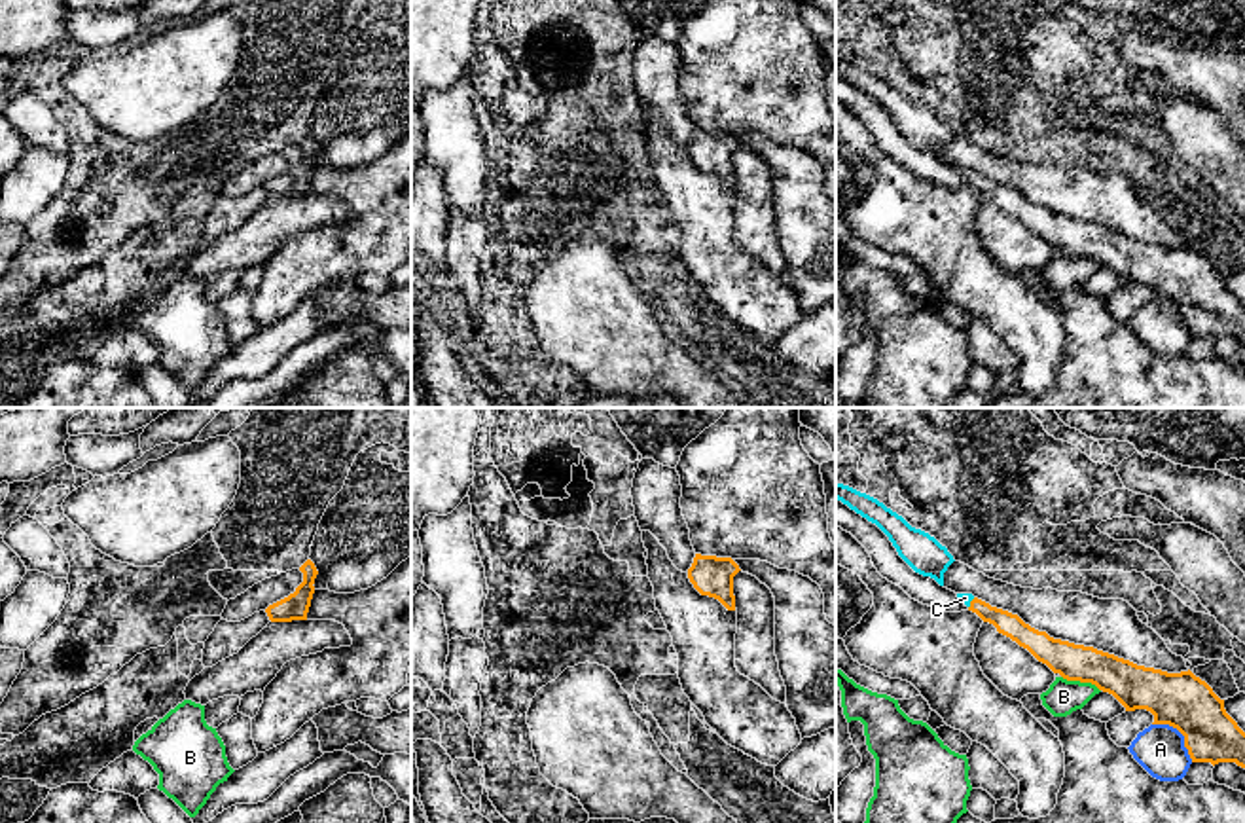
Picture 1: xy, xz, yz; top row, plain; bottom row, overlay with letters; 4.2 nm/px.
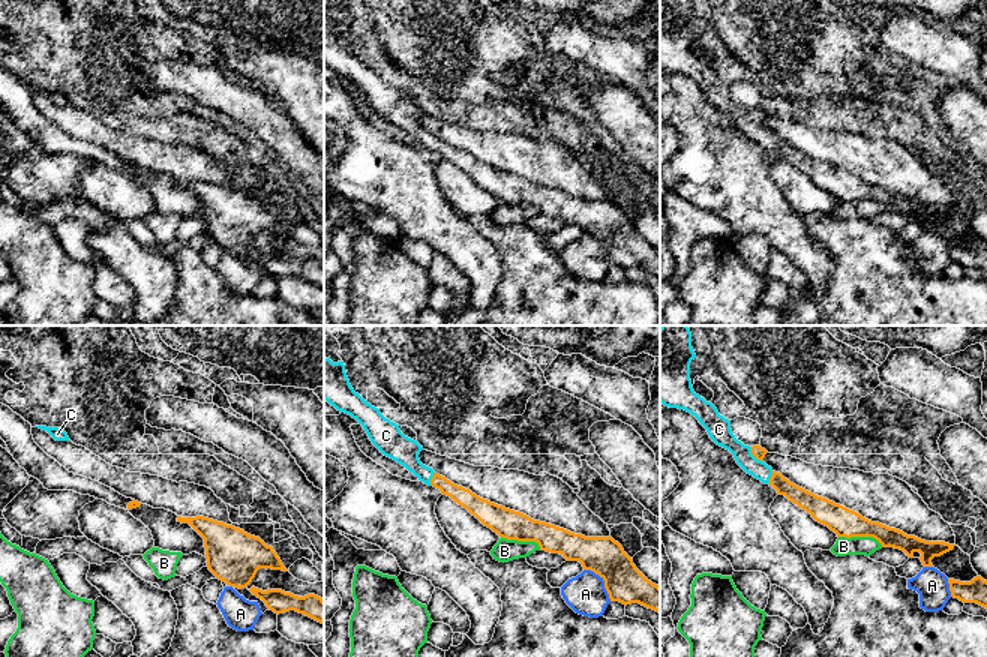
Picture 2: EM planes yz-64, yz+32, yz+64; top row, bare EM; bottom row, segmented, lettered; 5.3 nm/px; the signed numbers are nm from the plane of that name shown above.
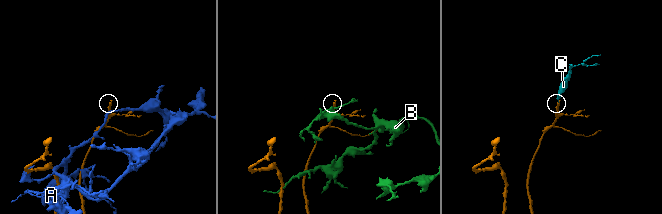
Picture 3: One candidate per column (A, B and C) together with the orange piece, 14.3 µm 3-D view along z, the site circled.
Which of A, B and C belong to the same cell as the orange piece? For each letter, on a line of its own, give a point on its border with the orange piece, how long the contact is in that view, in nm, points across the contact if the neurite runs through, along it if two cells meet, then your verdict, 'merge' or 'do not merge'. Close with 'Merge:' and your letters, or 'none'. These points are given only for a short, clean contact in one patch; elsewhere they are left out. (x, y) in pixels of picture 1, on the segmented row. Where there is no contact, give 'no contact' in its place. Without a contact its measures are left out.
A: contact yz (1181, 732); length 240 nm; do not merge
B: contact yz (1081, 681); length 180 nm; border yz (1062, 676), (1073, 681), (1090, 681), (1100, 691); do not merge
C: contact yz (971, 603); length 50 nm; merge
Merge: C

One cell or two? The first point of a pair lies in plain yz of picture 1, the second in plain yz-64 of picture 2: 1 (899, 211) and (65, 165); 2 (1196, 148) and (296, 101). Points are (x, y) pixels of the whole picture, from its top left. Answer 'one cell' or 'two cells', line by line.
1: one cell
2: two cells

